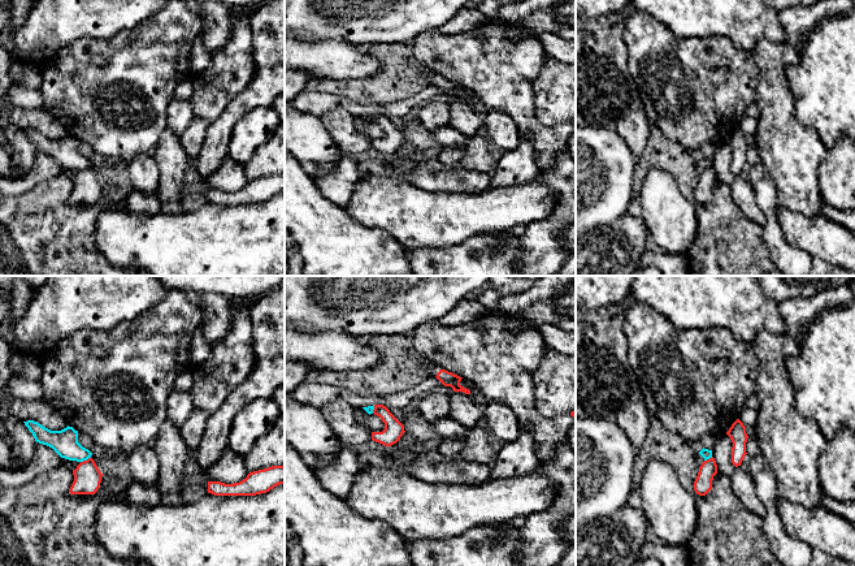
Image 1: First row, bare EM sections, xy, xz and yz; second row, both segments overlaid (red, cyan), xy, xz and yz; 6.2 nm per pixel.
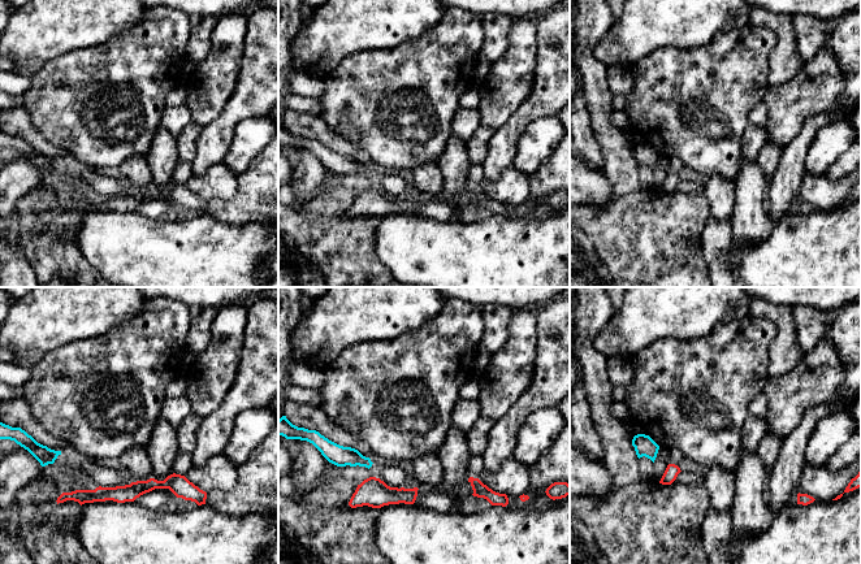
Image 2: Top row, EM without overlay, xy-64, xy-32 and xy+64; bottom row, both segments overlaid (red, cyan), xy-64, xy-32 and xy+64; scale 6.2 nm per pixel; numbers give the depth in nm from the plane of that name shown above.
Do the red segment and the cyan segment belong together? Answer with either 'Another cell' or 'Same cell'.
Another cell

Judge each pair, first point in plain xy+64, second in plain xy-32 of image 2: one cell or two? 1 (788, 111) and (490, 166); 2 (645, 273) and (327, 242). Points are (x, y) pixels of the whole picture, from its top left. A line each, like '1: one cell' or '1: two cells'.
1: two cells
2: one cell

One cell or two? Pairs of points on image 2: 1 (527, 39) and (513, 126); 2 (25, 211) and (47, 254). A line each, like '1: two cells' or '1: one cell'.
1: two cells
2: one cell

